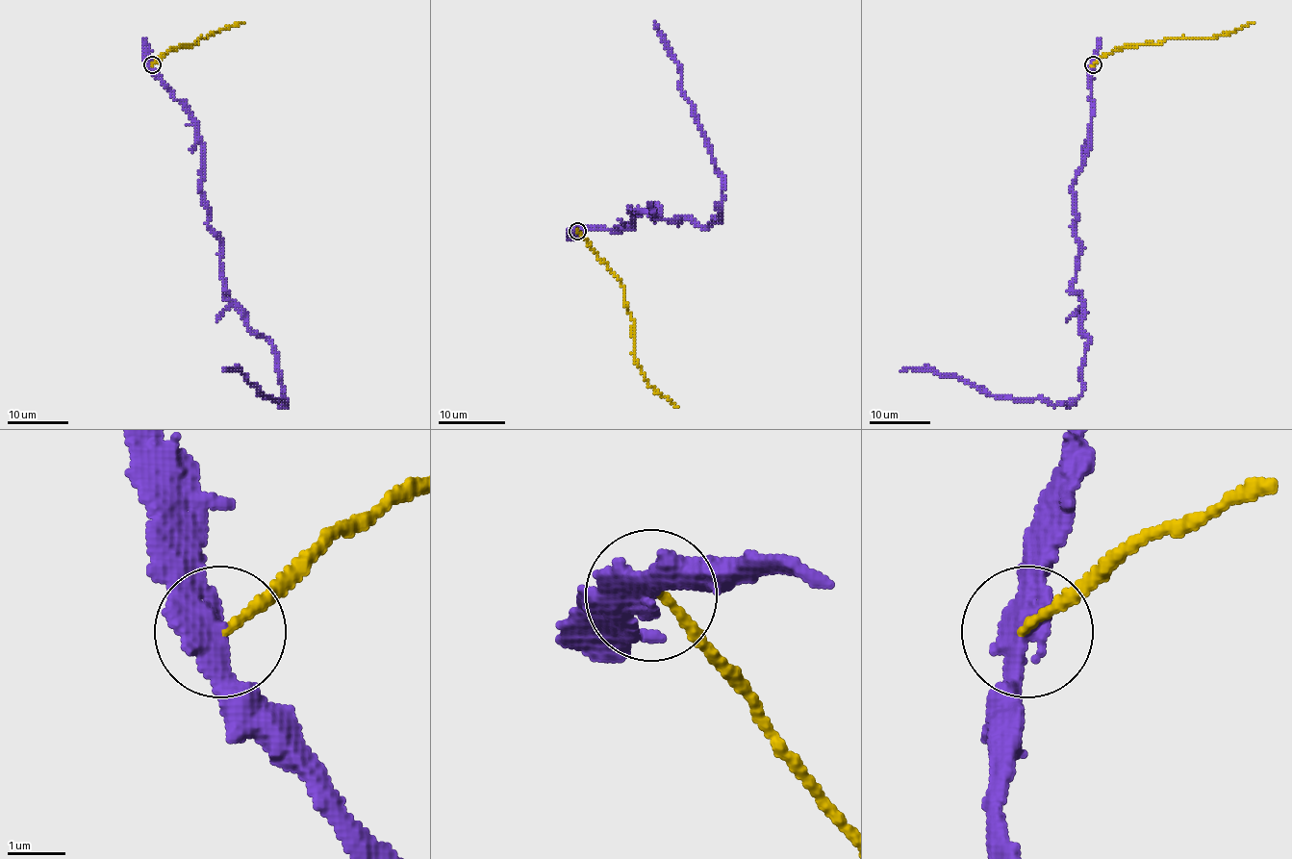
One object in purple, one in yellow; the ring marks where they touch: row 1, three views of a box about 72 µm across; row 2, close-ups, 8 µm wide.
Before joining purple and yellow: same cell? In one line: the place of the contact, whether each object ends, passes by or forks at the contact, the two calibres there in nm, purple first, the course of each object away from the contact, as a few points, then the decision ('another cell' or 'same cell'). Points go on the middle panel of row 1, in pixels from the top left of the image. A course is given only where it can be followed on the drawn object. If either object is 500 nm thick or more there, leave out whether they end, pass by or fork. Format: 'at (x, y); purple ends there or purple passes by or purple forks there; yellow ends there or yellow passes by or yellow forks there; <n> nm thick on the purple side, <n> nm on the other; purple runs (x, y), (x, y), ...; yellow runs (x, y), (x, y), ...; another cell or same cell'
at (577, 231); purple passes by; yellow ends there; 380 nm thick on the purple side, 130 nm on the other; purple runs (576, 232), (632, 227), (630, 210), (705, 227), (719, 216), (711, 146), (653, 22); yellow runs (576, 230), (621, 286), (625, 307), (633, 320), (633, 359), (646, 381), (677, 406); another cell

